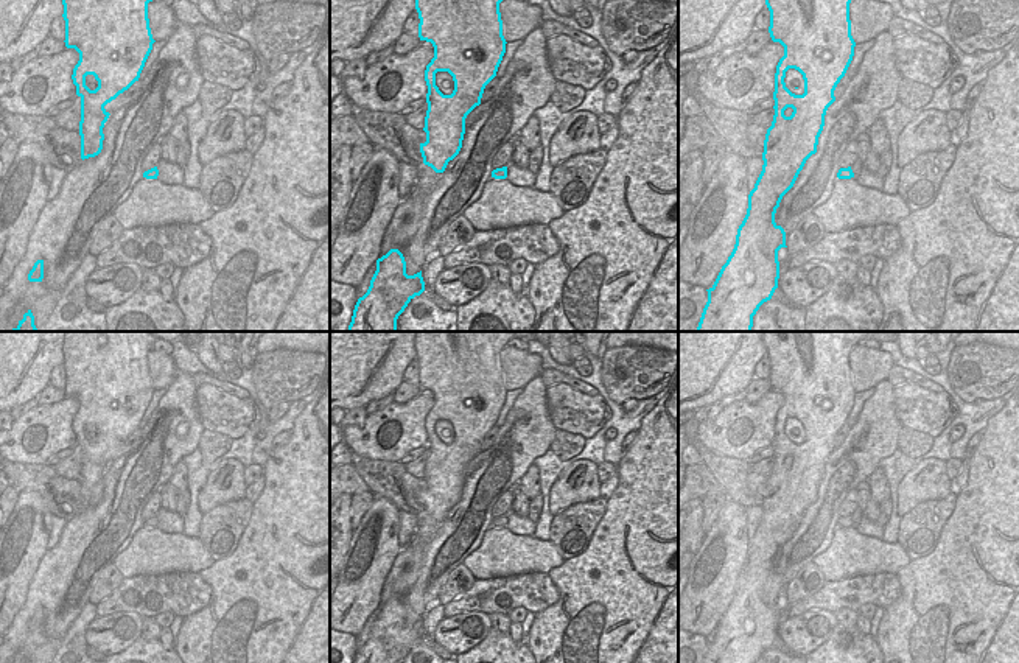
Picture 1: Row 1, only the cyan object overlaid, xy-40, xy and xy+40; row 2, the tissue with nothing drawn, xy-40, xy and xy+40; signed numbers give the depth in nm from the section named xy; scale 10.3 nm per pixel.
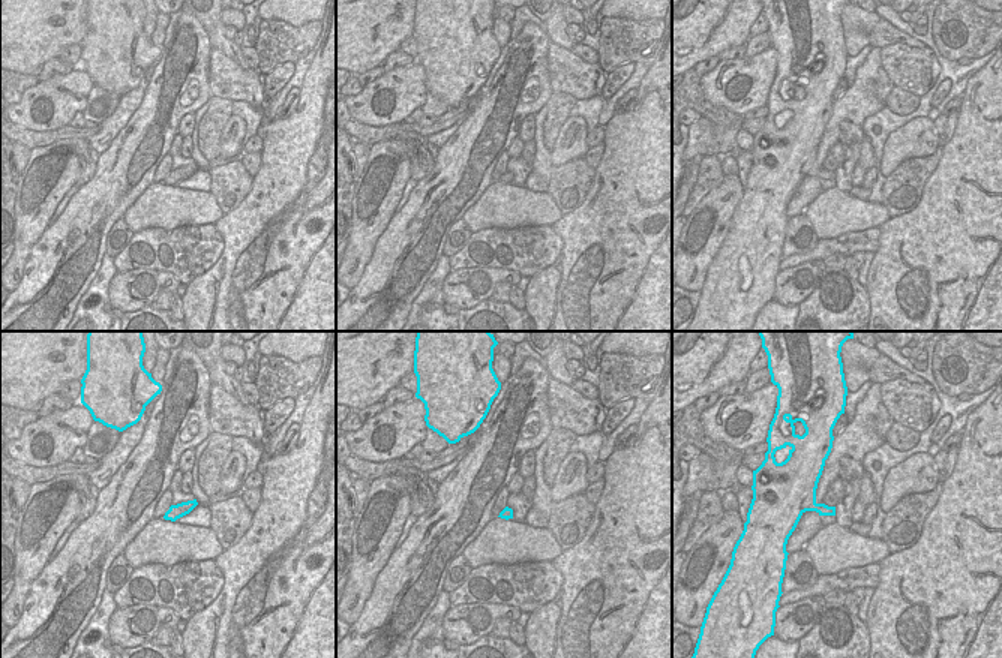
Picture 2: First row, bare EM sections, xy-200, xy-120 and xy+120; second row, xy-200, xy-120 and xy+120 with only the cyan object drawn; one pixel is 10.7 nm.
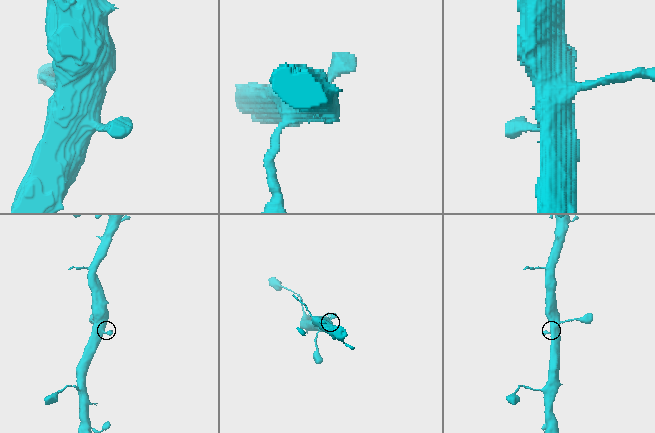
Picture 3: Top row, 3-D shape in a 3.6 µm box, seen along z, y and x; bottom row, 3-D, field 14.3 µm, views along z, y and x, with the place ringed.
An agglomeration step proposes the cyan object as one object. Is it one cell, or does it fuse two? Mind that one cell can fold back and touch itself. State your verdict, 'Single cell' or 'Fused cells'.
Single cell

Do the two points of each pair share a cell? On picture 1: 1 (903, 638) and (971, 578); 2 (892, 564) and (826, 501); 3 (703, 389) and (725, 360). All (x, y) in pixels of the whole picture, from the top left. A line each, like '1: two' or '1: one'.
1: one
2: two
3: one

